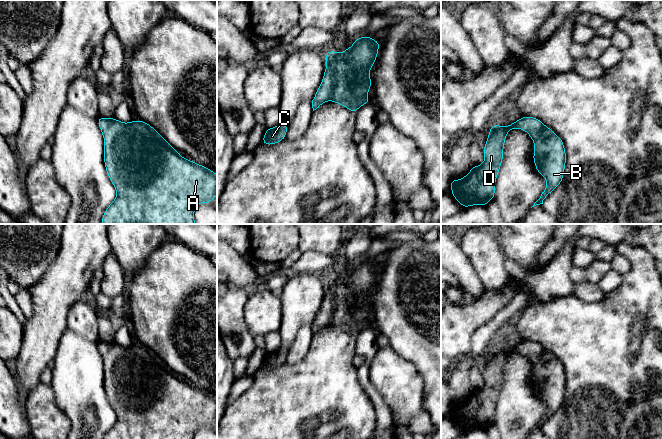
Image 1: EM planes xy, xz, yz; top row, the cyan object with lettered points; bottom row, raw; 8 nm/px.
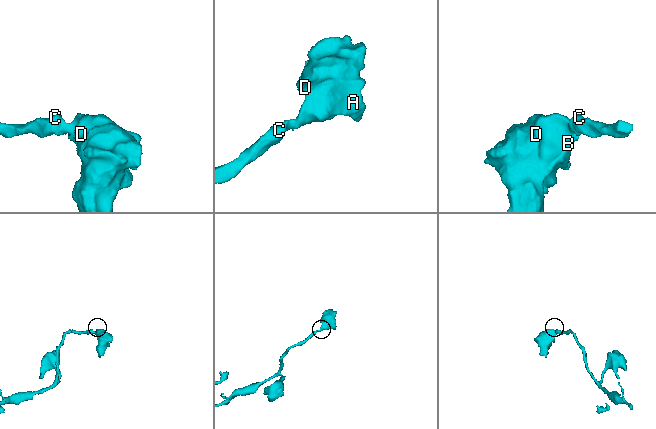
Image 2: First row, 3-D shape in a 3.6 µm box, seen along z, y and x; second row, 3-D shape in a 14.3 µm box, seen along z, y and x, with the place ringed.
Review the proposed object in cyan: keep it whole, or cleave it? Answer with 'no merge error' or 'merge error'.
no merge error

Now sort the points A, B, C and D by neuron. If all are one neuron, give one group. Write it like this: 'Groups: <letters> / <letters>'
Groups: A B C D

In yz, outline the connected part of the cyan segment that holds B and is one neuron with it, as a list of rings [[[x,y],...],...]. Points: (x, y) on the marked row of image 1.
[[[523,116],[508,126],[493,124],[484,150],[484,162],[472,166],[470,172],[458,180],[451,179],[452,195],[463,208],[473,205],[487,206],[495,198],[495,183],[502,161],[504,142],[512,129],[522,129],[534,142],[533,161],[536,170],[546,178],[547,185],[534,206],[543,204],[543,200],[554,191],[564,178],[566,150],[562,139],[541,120]]]

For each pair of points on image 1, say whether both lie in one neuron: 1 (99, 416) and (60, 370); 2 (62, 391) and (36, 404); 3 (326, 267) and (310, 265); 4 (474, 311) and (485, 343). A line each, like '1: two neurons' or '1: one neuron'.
1: one neuron
2: two neurons
3: one neuron
4: two neurons

